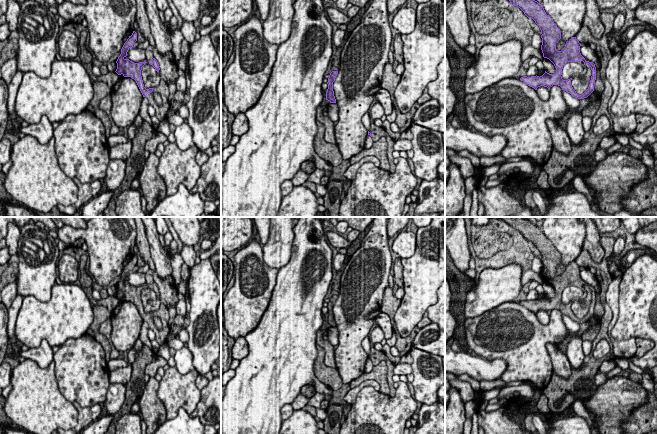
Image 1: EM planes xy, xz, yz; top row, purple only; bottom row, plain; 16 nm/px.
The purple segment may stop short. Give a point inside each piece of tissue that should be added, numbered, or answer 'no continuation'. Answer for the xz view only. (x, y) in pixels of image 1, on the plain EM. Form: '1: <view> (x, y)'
1: xz (377, 356)

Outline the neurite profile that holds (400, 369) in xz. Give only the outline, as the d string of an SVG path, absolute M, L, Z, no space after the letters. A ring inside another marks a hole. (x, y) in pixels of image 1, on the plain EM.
M398 363L393 370L394 375L409 375L412 374L412 366L408 363Z

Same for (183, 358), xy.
M183 346L180 349L176 350L174 360L176 363L175 367L177 368L178 372L182 375L195 370L193 366L192 353L188 349L188 347Z

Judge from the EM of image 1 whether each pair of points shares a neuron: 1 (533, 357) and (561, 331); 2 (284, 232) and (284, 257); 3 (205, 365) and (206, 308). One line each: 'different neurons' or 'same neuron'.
1: same neuron
2: same neuron
3: same neuron

